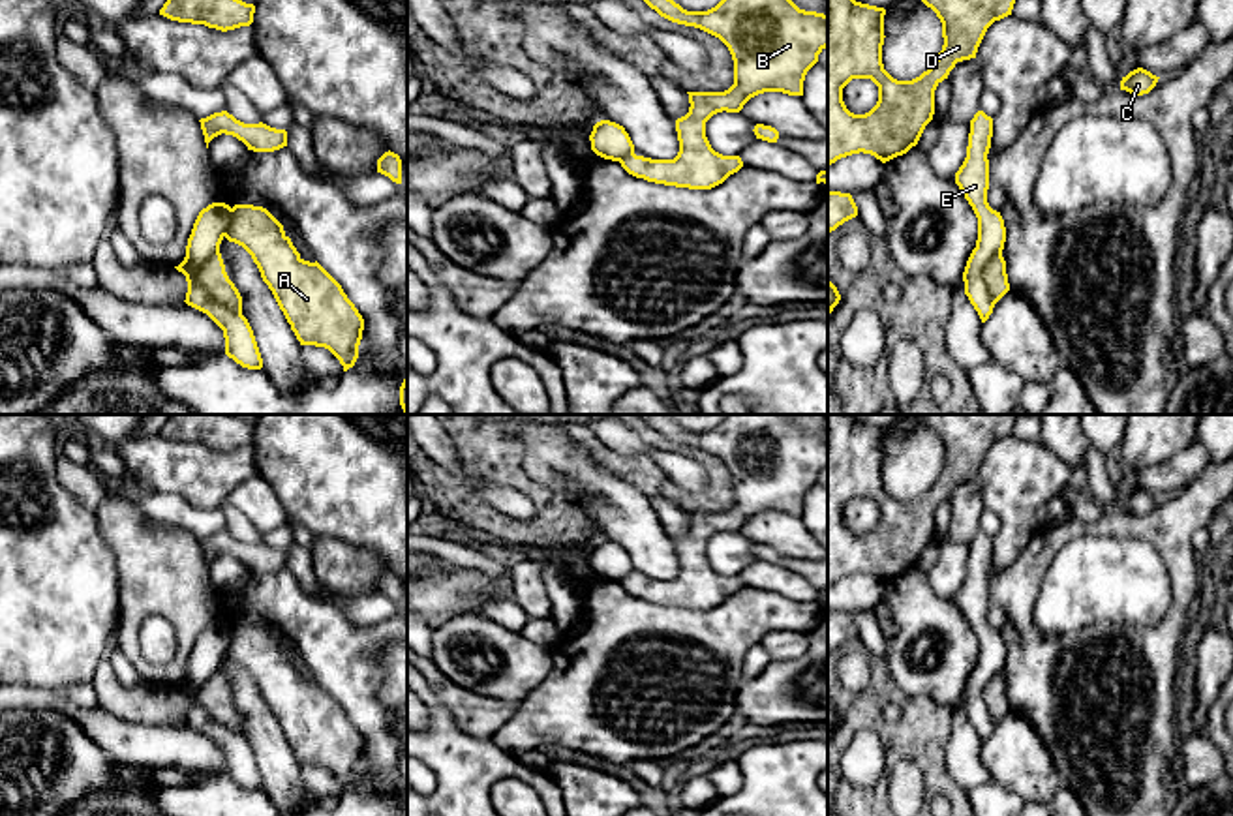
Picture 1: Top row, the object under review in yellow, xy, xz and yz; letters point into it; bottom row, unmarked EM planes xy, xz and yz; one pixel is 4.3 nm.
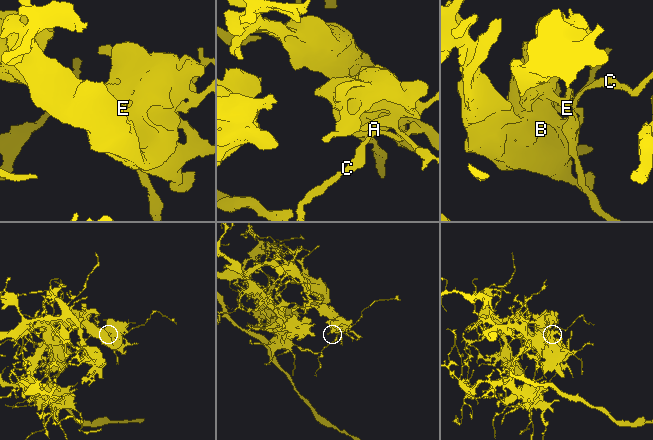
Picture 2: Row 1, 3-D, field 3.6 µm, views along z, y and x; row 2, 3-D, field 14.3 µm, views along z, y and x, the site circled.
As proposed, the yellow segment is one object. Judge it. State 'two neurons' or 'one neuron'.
two neurons

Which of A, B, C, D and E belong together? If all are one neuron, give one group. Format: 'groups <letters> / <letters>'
groups A B C D / E

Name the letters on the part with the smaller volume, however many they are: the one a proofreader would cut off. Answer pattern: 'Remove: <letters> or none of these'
Remove: E

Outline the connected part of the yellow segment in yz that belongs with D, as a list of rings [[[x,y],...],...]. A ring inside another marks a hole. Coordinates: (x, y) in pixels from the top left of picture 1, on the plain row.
[[[828,415],[828,587],[852,574],[871,574],[882,583],[906,574],[918,565],[925,546],[935,535],[935,510],[948,499],[957,482],[976,478],[978,467],[987,448],[1012,435],[1017,415],[920,415],[921,422],[931,428],[942,443],[944,465],[933,486],[912,501],[893,499],[882,484],[884,465],[884,428],[856,422],[850,415]],[[852,499],[871,499],[878,506],[878,521],[865,535],[854,535],[843,521],[843,508]]]

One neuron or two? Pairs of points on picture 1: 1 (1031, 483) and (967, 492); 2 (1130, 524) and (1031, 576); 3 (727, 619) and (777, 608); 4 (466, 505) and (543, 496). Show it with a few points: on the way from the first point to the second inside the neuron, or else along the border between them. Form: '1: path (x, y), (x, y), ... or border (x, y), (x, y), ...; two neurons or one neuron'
1: border (974, 479), (984, 507); two neurons
2: path (1102, 528), (1072, 528), (1046, 548); one neuron
3: path (740, 619), (764, 612); one neuron
4: path (490, 520), (500, 526), (532, 526), (537, 520); one neuron

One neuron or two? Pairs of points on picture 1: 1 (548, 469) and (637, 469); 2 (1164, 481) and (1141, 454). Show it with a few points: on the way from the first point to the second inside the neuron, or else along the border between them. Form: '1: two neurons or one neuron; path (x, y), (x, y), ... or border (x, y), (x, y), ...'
1: two neurons; border (573, 441), (593, 460), (644, 494)
2: two neurons; border (1190, 445), (1156, 464), (1134, 469)

